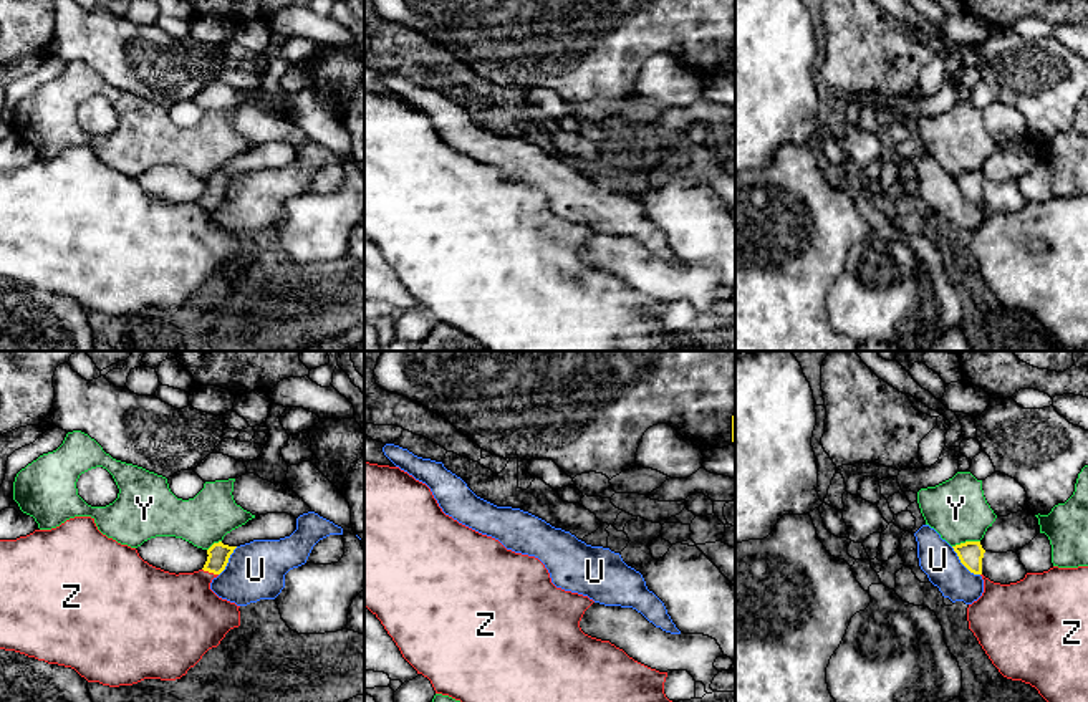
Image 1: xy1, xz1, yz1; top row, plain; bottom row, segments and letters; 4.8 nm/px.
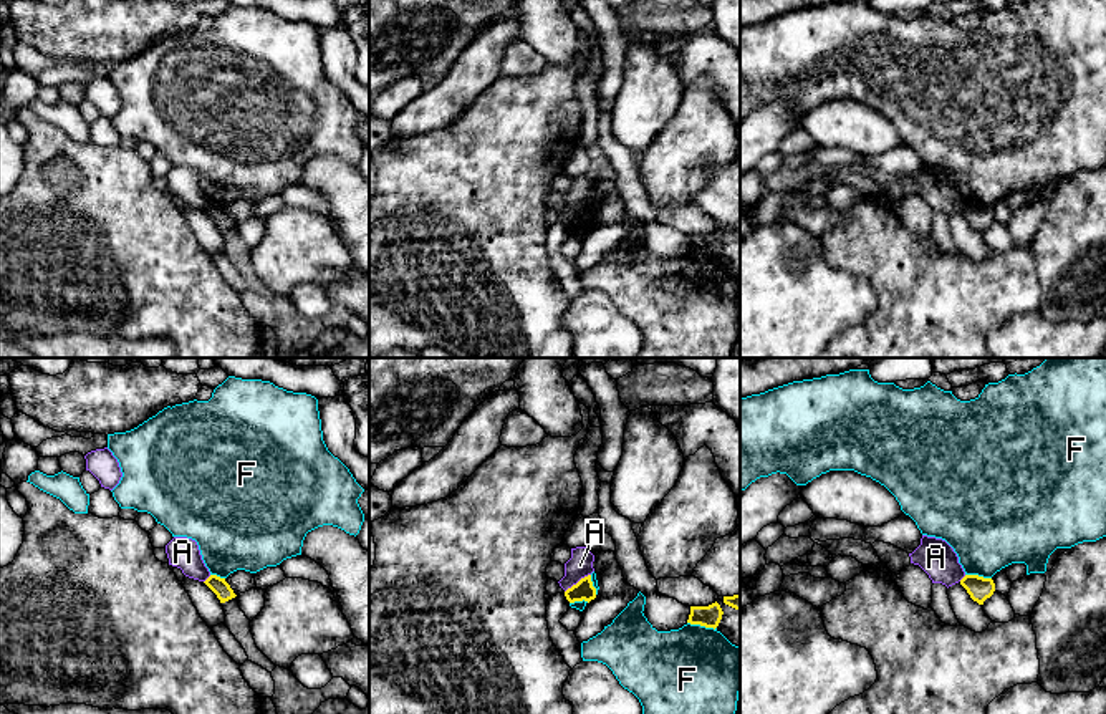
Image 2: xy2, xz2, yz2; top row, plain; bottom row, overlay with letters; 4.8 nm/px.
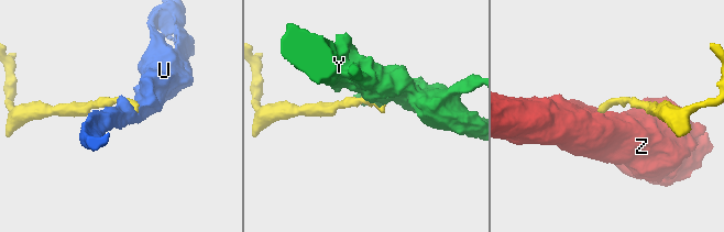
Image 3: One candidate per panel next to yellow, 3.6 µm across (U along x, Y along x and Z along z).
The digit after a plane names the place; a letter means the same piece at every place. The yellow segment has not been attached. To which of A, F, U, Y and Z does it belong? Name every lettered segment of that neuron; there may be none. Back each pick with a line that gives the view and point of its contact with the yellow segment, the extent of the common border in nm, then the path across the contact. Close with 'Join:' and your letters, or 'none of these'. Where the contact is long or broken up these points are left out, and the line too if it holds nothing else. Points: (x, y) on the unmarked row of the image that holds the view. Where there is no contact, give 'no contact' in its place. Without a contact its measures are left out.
Z: contact xy1 (211, 201); length 90 nm; way xy1 (219, 182), (211, 201), (187, 224), (181, 242)
Join: Z

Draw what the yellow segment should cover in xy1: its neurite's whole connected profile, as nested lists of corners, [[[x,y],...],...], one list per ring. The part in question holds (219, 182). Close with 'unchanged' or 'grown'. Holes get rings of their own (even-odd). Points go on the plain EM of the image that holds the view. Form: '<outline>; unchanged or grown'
[[[75,146],[51,159],[0,169],[0,278],[71,296],[88,311],[109,316],[132,315],[144,308],[181,308],[230,258],[240,255],[240,235],[210,219],[235,177],[214,172],[202,199],[176,204],[149,194],[136,177],[103,164],[91,146]]]; grown

